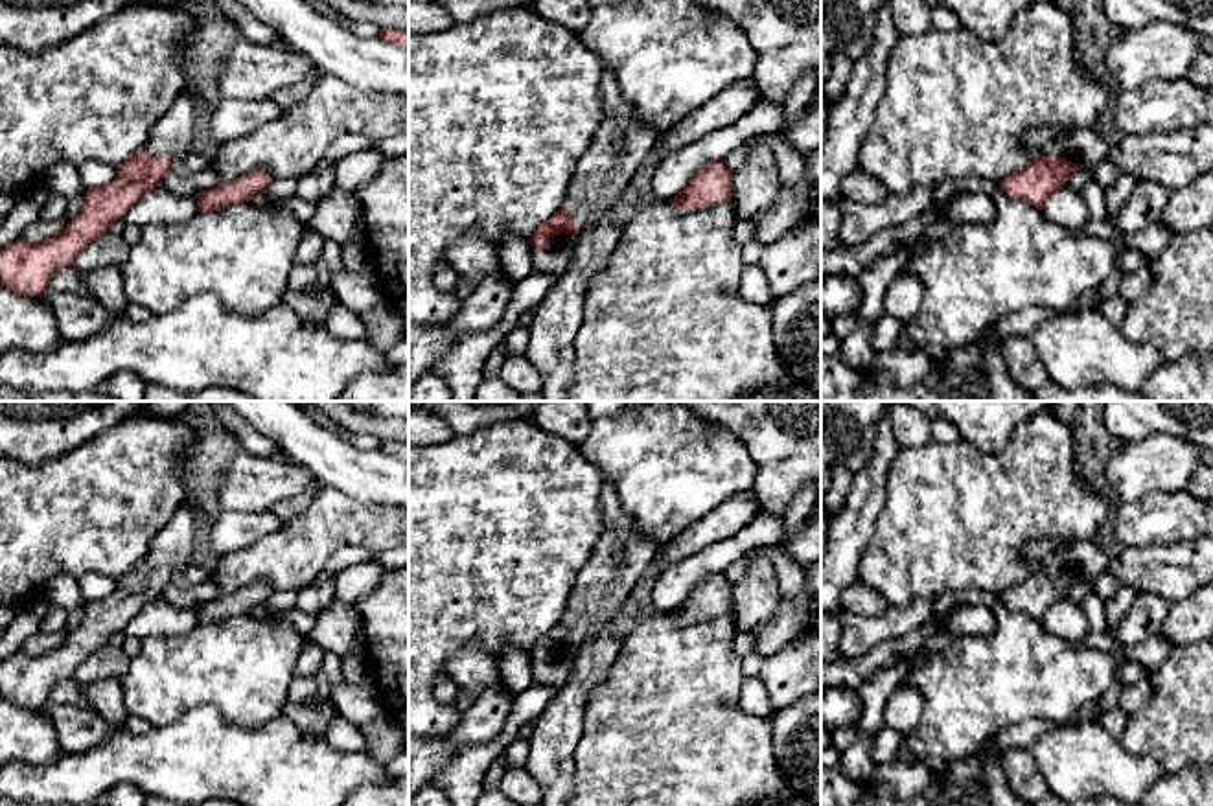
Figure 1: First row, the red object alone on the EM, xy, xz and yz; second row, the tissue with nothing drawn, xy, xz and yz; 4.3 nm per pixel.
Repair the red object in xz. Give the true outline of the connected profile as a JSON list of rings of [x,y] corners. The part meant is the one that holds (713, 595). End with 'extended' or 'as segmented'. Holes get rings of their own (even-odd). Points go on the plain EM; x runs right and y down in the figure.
[[[712,572],[668,615],[677,622],[696,622],[712,615],[731,613],[733,585],[723,572]]]; as segmented

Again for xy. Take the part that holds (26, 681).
[[[180,506],[151,539],[145,558],[118,578],[112,594],[87,600],[79,628],[55,650],[31,657],[17,651],[0,661],[0,696],[20,708],[40,708],[53,685],[74,677],[77,668],[151,602],[162,598],[171,574],[191,565],[195,513]]]; extended

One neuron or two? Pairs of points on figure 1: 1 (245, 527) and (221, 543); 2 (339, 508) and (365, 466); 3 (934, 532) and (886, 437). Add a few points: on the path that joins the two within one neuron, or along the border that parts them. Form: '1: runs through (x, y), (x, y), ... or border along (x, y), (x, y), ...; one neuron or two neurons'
1: runs through (240, 529), (227, 538); one neuron
2: border along (317, 483), (330, 484), (358, 501), (389, 506); two neurons
3: border along (901, 448), (889, 466), (884, 499); two neurons

